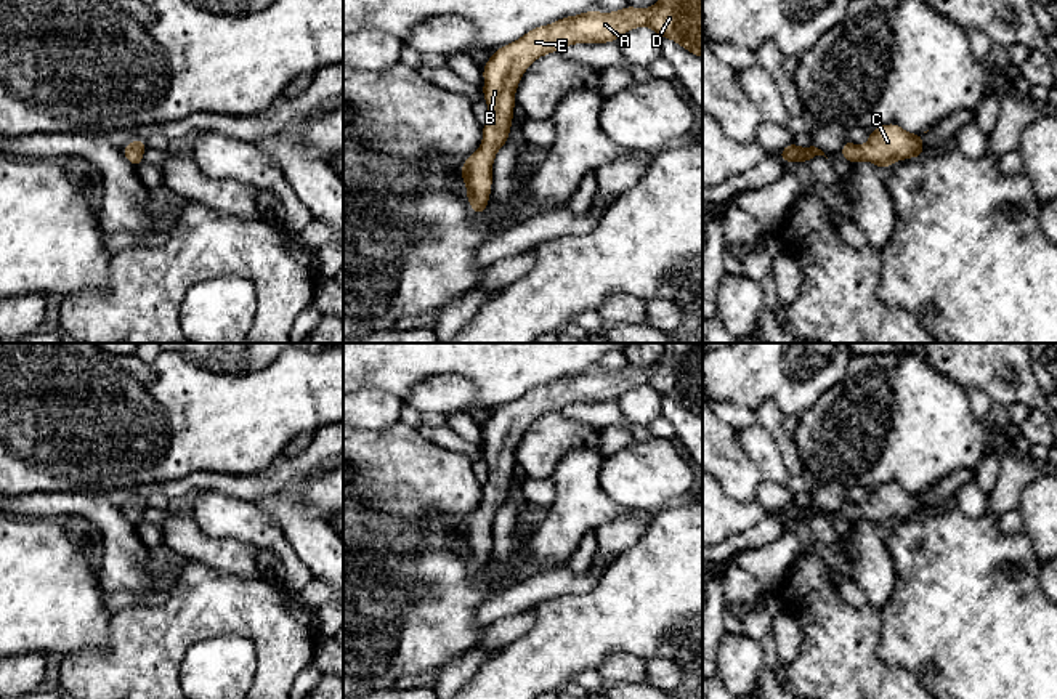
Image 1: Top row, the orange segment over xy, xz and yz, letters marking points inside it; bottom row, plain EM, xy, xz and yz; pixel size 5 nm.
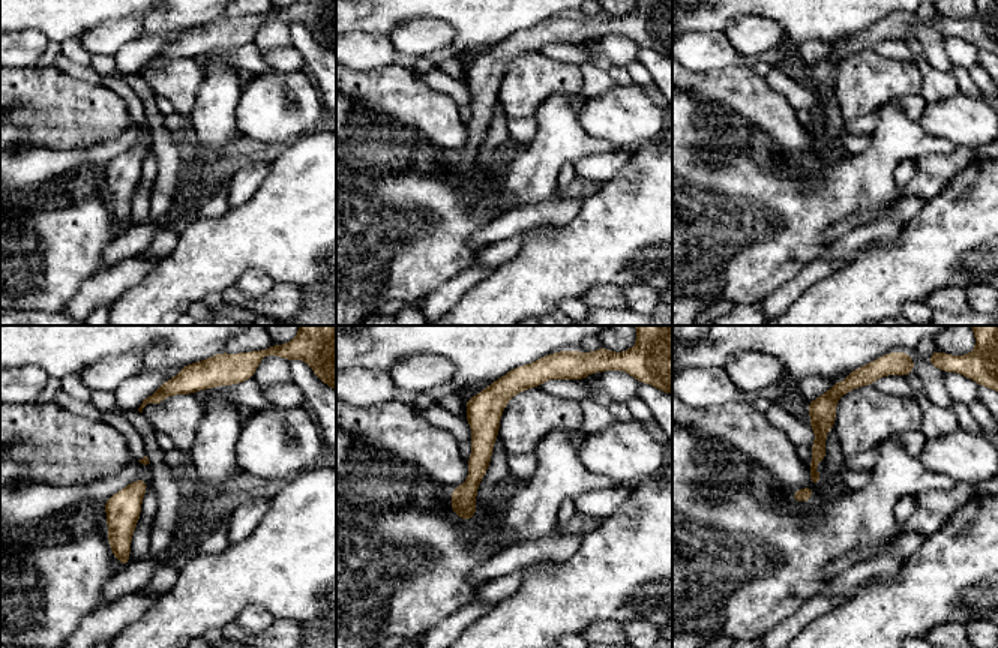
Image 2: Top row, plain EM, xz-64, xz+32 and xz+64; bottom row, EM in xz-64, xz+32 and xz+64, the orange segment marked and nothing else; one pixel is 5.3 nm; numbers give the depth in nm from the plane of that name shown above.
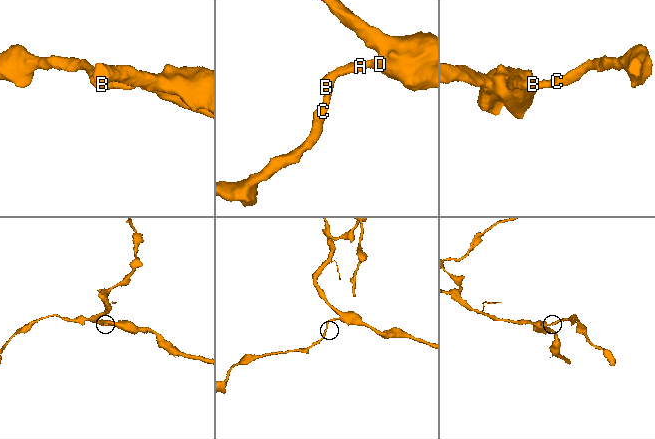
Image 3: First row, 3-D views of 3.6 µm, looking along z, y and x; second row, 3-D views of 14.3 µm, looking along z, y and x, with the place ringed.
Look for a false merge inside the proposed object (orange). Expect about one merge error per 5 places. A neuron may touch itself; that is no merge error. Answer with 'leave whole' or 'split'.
leave whole

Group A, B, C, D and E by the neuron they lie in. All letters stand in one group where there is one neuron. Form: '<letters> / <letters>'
A B C D E

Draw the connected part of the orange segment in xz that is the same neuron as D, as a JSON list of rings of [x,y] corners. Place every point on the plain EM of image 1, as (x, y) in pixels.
[[[662,343],[662,346],[661,359],[650,367],[629,364],[613,372],[592,369],[566,375],[531,388],[488,418],[483,426],[483,455],[489,478],[483,484],[483,503],[465,518],[459,531],[473,572],[484,574],[492,545],[494,515],[507,502],[512,487],[516,446],[537,417],[574,402],[618,401],[622,393],[640,385],[703,417],[703,343]]]

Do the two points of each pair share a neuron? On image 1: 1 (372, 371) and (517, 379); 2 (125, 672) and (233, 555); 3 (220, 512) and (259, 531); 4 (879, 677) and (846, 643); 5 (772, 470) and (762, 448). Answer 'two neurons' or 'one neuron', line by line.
1: one neuron
2: two neurons
3: one neuron
4: one neuron
5: one neuron

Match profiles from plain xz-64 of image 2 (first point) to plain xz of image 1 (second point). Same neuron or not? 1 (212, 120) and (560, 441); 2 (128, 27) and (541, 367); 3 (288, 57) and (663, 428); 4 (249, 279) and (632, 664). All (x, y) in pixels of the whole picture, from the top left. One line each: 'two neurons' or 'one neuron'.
1: two neurons
2: two neurons
3: one neuron
4: one neuron

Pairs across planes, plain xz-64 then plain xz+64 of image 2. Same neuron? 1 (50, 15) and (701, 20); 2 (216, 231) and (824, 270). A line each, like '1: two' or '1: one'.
1: one
2: two

